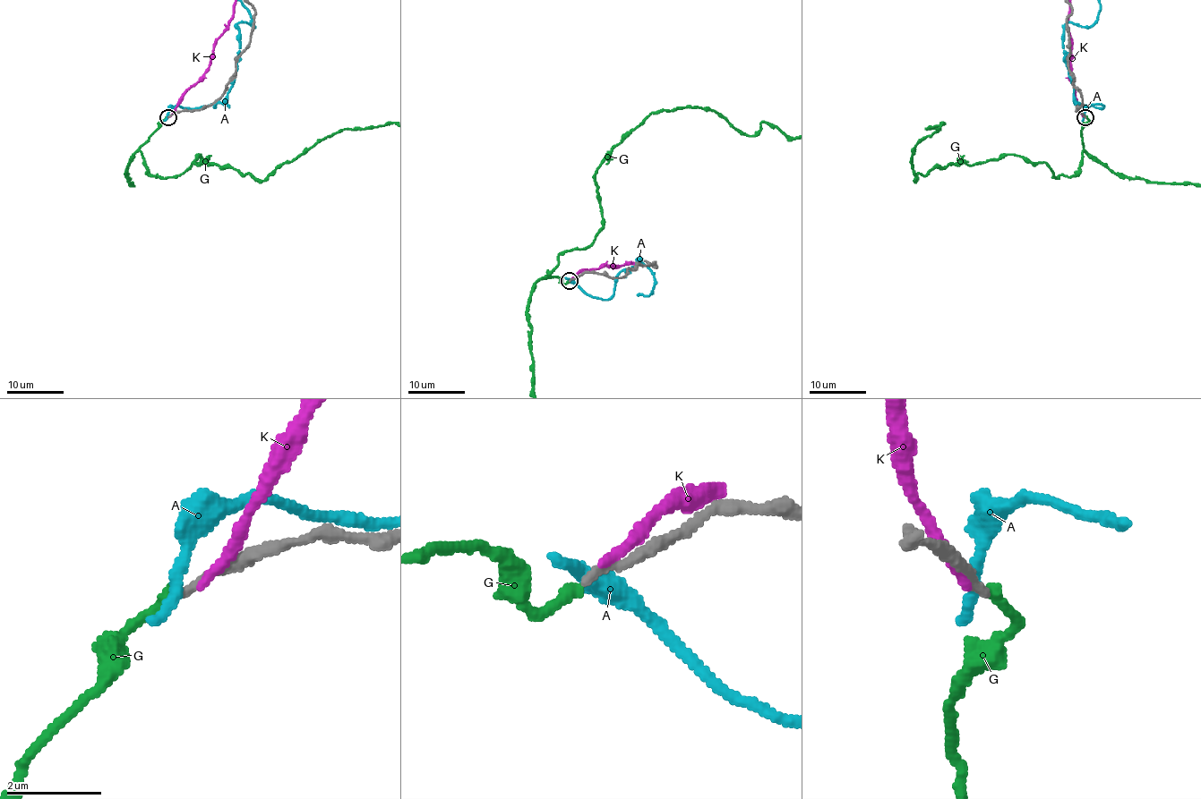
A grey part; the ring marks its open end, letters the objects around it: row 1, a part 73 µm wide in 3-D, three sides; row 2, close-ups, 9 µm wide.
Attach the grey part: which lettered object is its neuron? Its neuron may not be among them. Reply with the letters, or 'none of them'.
none of them

